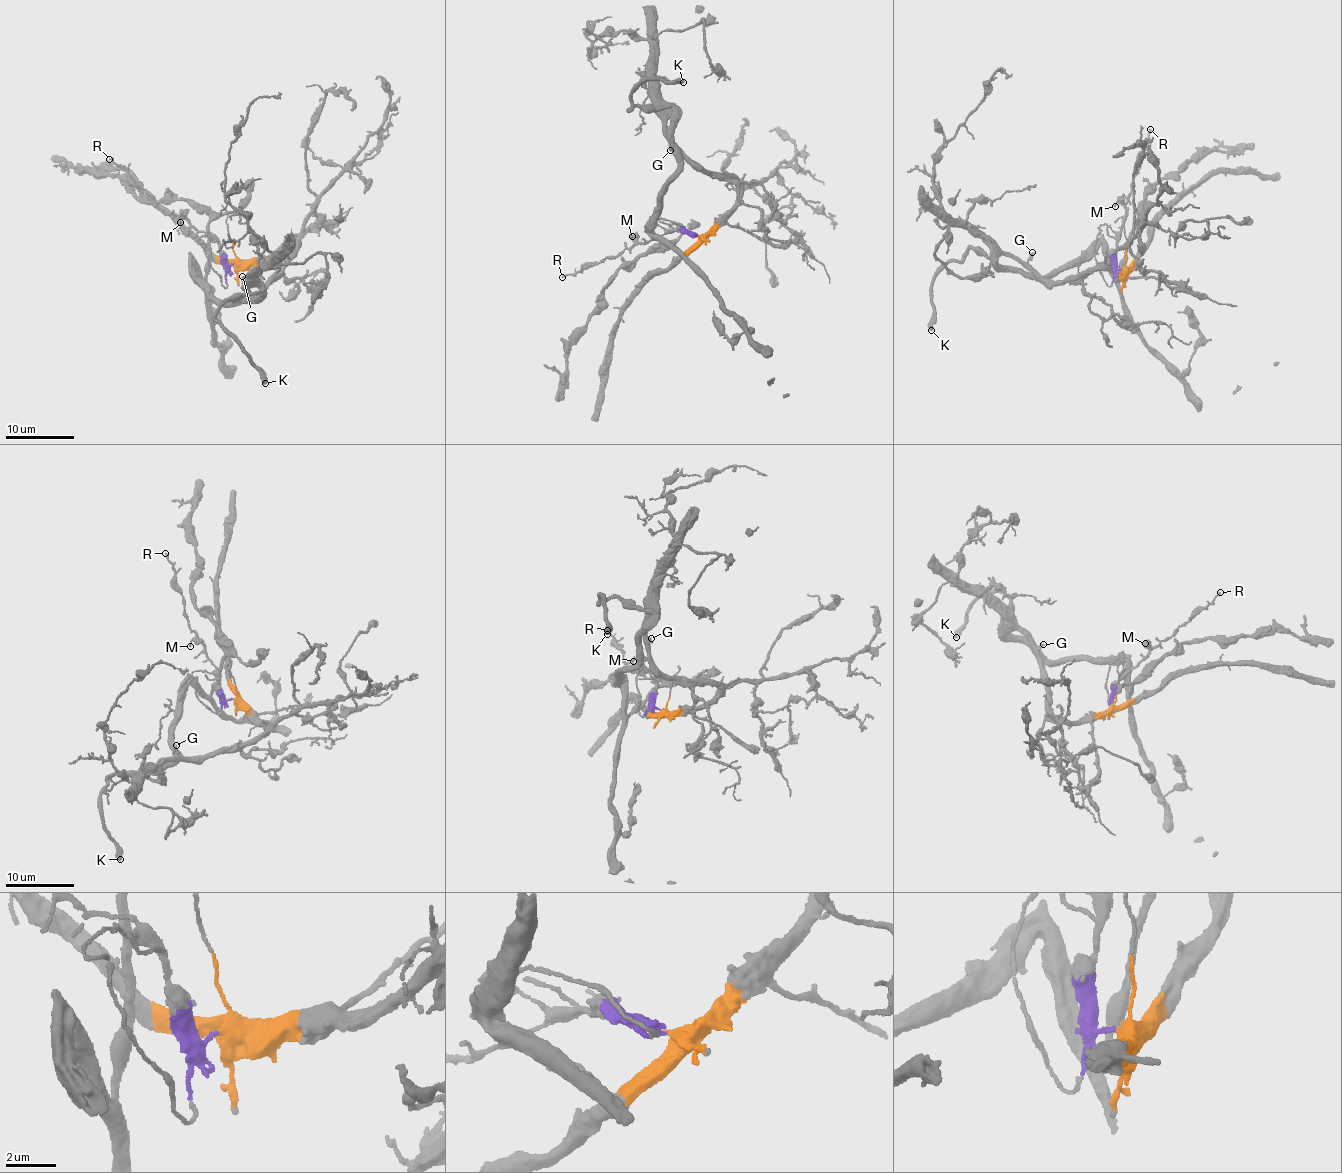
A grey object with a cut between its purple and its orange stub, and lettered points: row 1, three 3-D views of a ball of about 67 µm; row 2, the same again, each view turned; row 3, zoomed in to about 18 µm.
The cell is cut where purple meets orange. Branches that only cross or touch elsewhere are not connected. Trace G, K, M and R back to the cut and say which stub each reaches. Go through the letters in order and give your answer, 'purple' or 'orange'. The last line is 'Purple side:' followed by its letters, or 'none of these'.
G: orange
K: orange
M: purple
R: purple
Purple side: M, R

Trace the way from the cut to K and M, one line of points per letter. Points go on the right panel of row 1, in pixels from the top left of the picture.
K: (1123, 270), (1121, 279), (1096, 267), (1041, 279), (1016, 259), (973, 248), (941, 264), (931, 330)
M: (1122, 269), (1117, 267), (1117, 240), (1126, 210), (1120, 200), (1114, 206)

